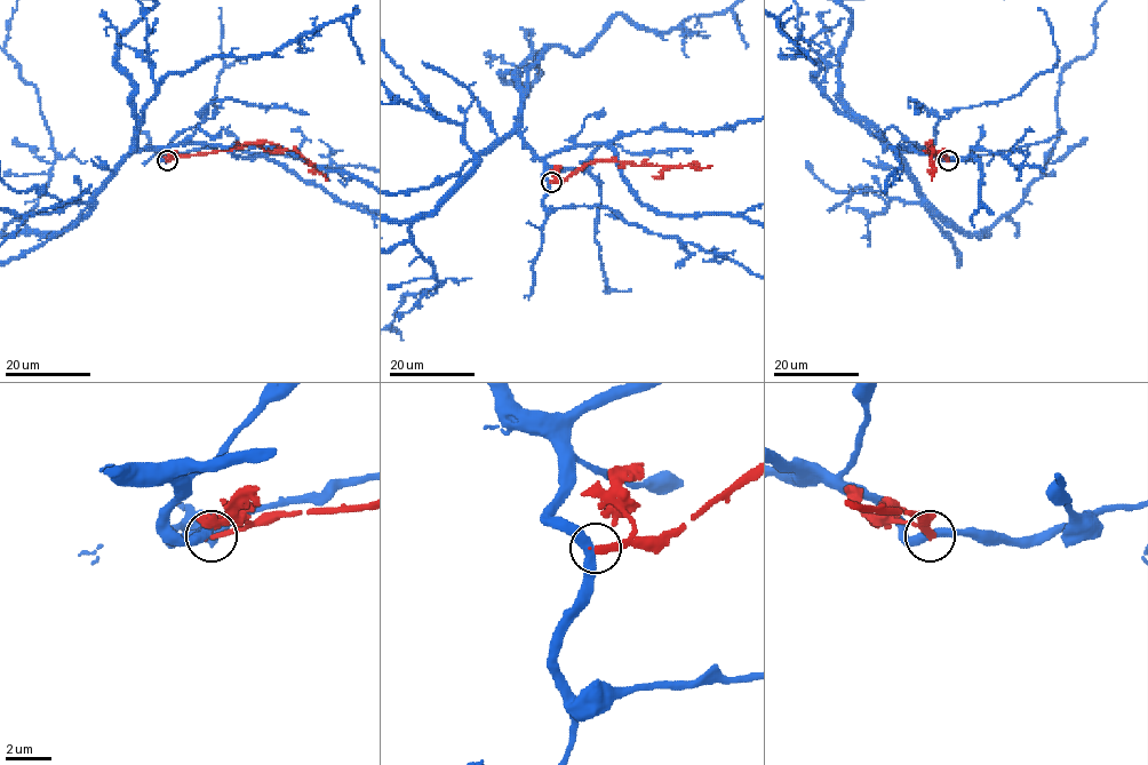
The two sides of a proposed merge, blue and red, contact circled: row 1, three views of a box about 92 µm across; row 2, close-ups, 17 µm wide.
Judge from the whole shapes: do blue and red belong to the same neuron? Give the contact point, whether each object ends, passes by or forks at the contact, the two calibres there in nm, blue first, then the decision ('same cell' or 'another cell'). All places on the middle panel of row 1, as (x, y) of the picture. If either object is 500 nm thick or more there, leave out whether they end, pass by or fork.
place (551, 182); blue passes by; red ends; calibres 400 and 260 nm; another cell

